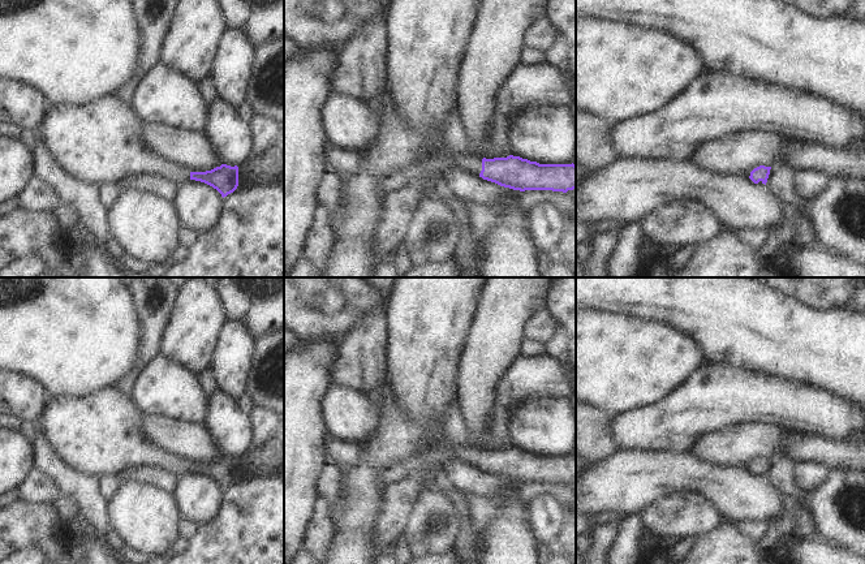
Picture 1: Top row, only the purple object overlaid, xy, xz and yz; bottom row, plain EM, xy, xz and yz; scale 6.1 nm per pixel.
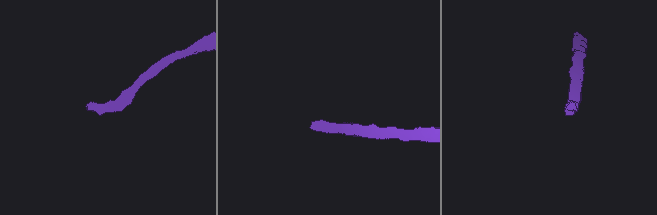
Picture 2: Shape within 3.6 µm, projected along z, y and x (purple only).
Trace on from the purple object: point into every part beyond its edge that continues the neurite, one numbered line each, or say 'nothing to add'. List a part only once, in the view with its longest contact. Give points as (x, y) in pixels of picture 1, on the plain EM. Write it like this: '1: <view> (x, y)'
1: xz (473, 455)

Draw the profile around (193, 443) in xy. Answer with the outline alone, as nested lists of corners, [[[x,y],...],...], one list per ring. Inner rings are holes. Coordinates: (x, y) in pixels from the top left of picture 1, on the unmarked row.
[[[143,414],[141,431],[171,456],[190,464],[206,464],[223,456],[203,425]]]

